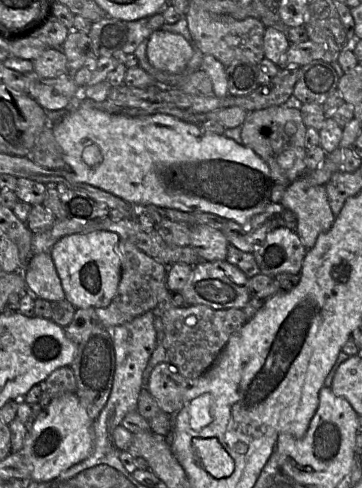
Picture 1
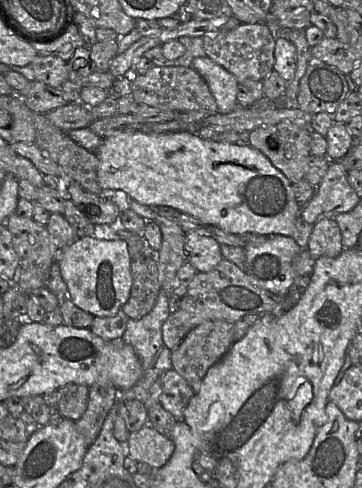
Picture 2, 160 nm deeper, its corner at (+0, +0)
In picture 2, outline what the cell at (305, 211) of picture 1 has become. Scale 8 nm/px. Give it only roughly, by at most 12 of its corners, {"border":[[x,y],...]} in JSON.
{"border":[[335,219],[314,224],[307,249],[315,259],[344,250]]}

